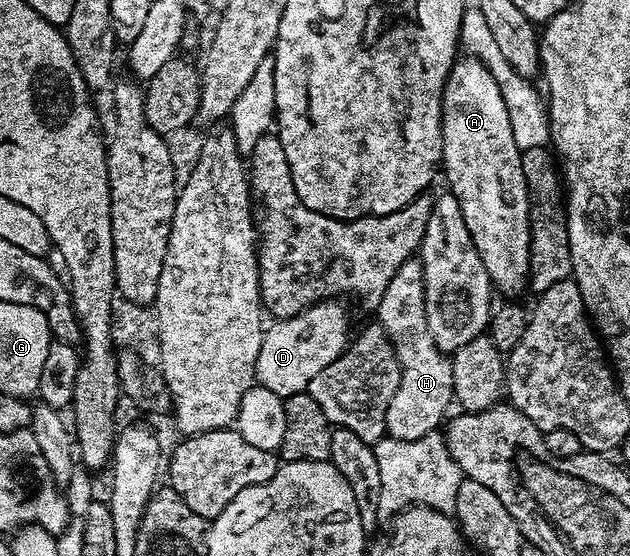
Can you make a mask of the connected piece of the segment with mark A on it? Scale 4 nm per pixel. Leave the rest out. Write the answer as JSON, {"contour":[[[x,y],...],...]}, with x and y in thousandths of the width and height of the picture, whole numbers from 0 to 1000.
{"contour":[[[740,97],[722,106],[721,117],[708,142],[708,153],[702,164],[702,291],[700,308],[708,309],[708,324],[714,329],[713,344],[730,363],[730,385],[737,385],[737,406],[743,406],[743,421],[762,457],[762,471],[768,471],[768,486],[775,486],[775,500],[786,520],[798,525],[798,534],[822,536],[822,531],[838,518],[841,493],[841,365],[838,363],[838,342],[832,327],[832,306],[829,304],[829,275],[819,263],[819,248],[813,248],[813,219],[806,219],[806,191],[800,191],[800,176],[794,169],[794,155],[787,155],[787,140],[756,103]]]}

